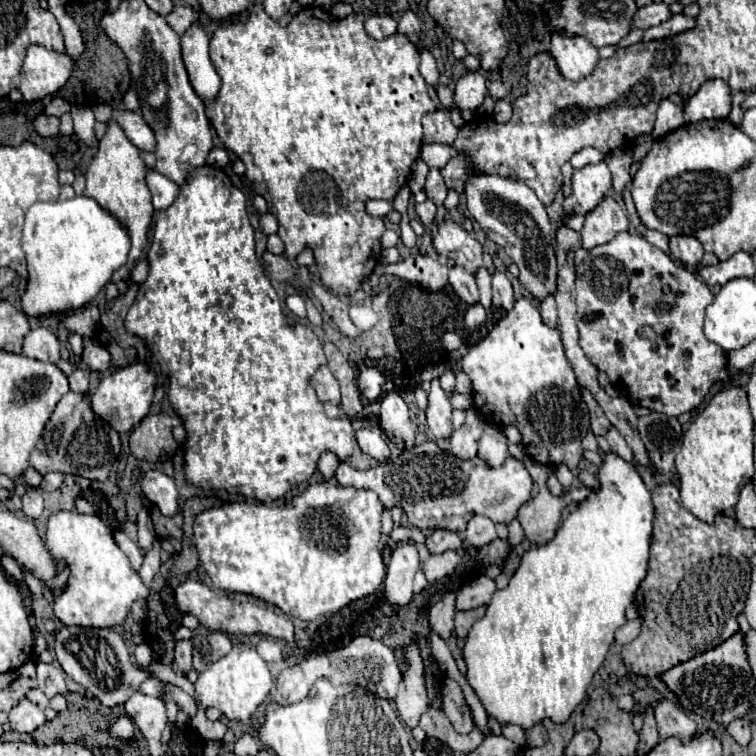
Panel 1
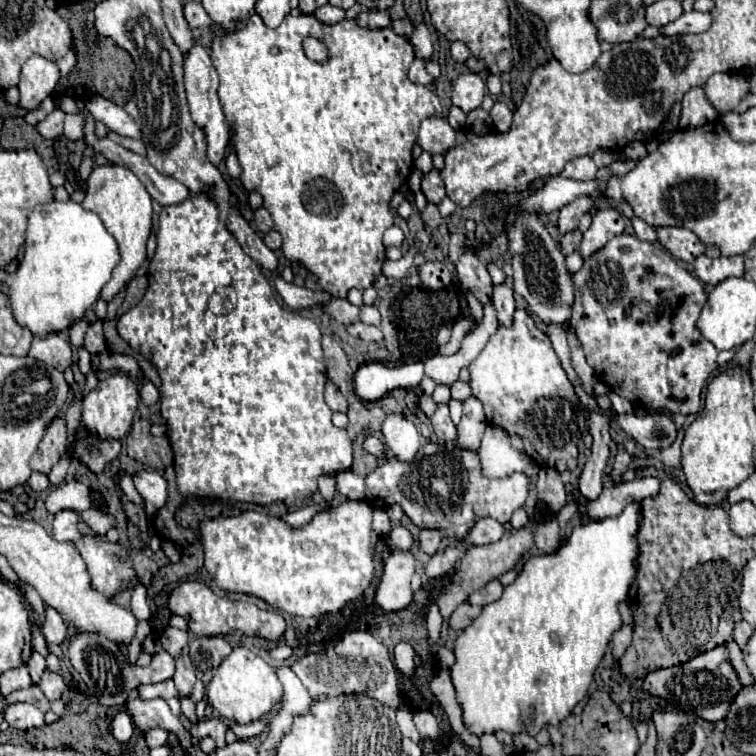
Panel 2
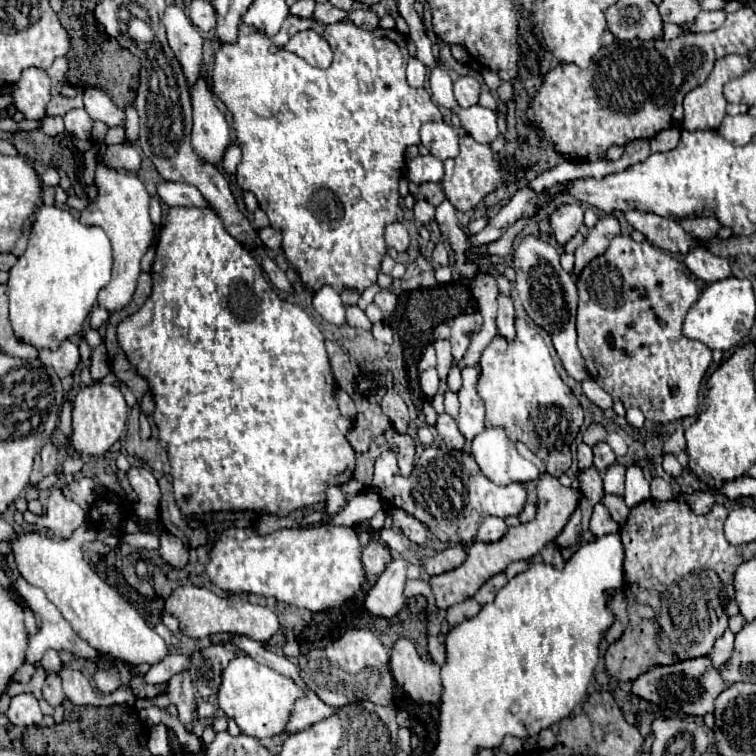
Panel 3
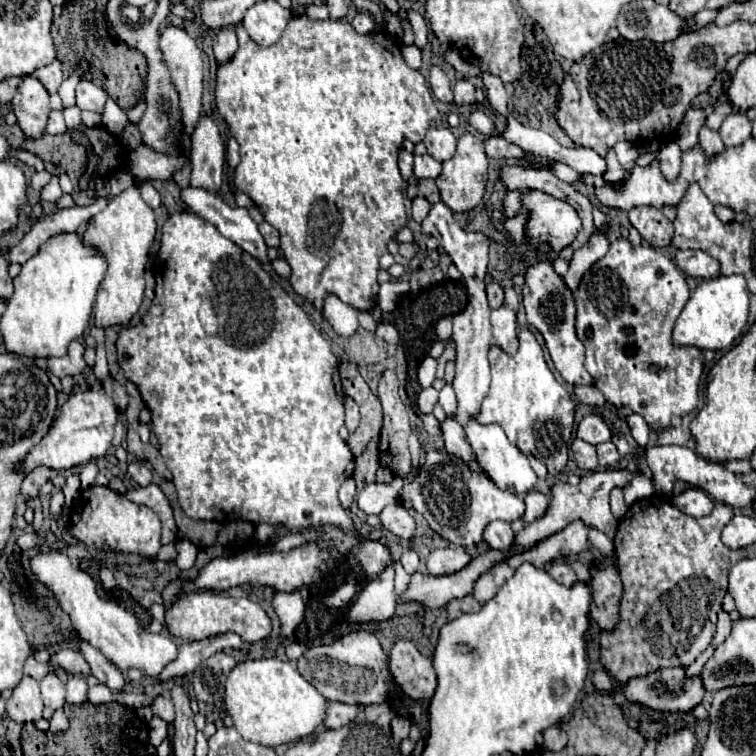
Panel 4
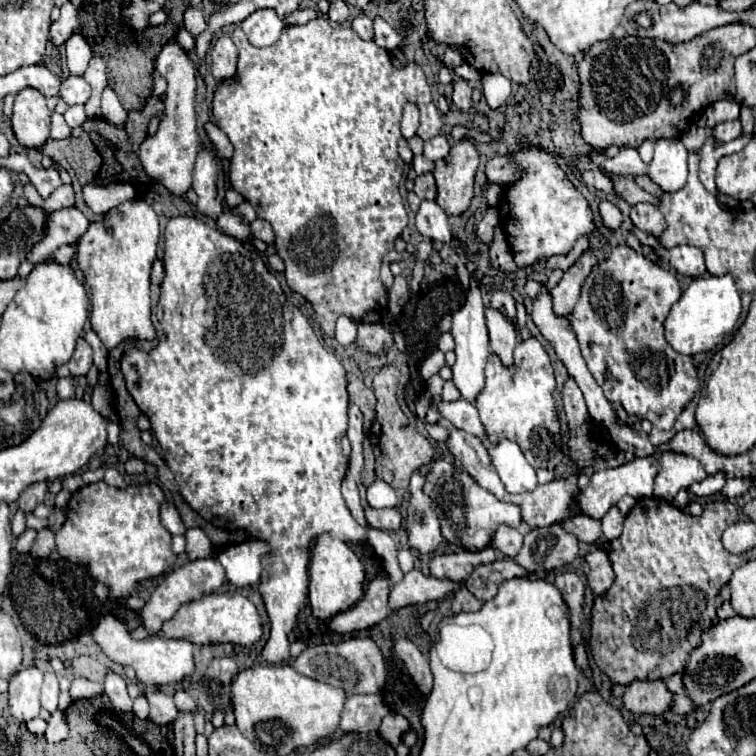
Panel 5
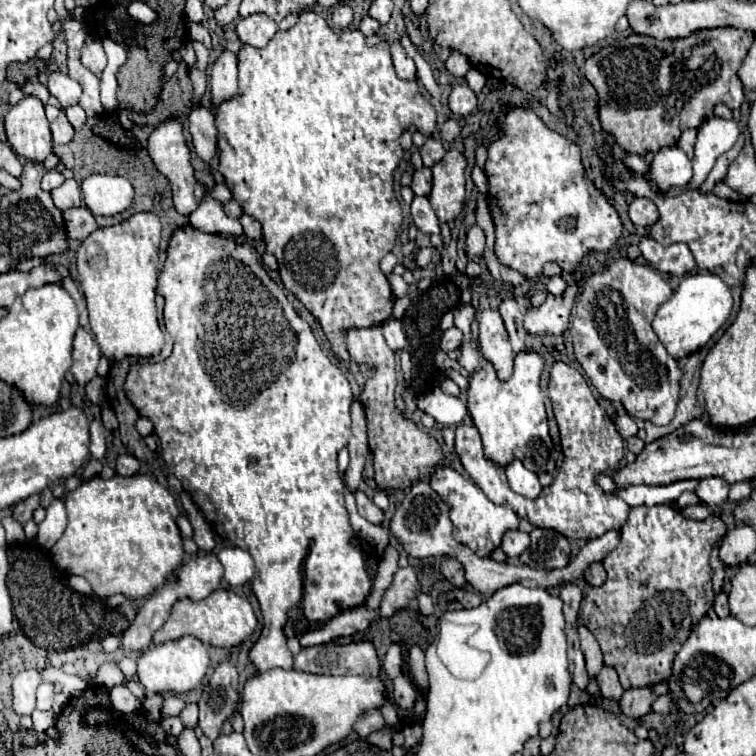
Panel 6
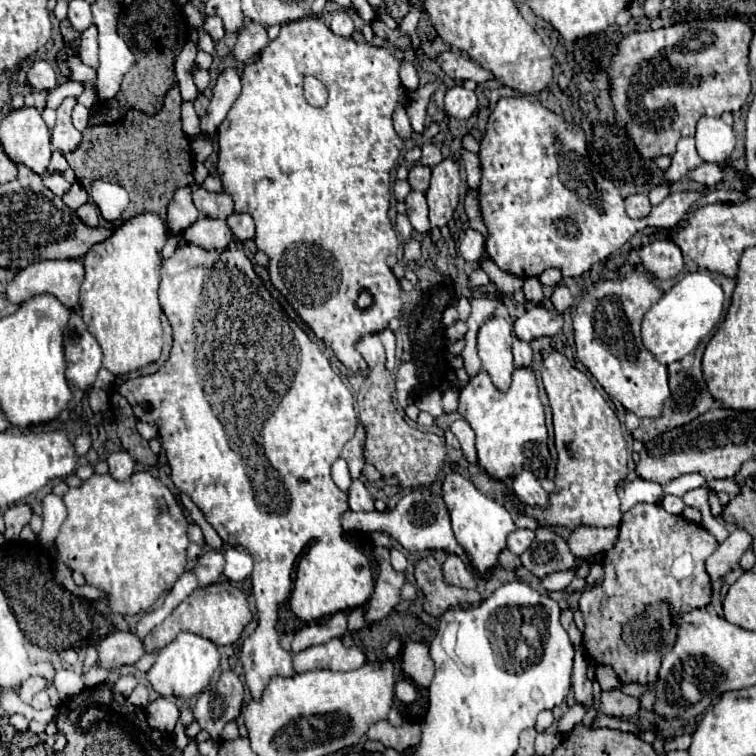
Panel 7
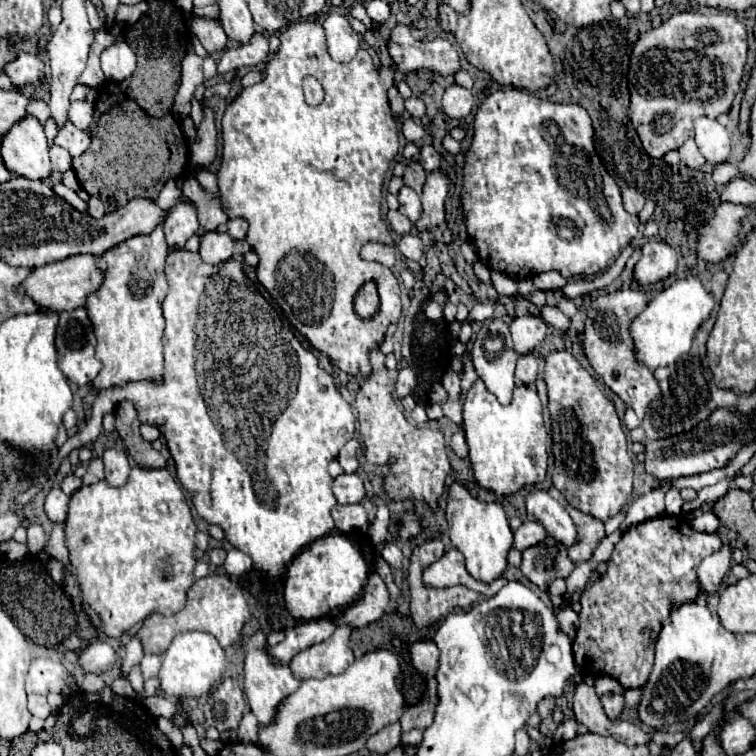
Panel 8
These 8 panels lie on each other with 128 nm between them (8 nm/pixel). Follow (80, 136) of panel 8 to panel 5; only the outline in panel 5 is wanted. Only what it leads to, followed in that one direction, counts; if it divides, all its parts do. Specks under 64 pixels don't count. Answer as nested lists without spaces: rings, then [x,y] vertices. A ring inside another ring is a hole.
[[[56,112],[52,114],[52,134],[50,136],[52,138],[68,138],[70,136],[70,128],[62,114],[56,114]]]

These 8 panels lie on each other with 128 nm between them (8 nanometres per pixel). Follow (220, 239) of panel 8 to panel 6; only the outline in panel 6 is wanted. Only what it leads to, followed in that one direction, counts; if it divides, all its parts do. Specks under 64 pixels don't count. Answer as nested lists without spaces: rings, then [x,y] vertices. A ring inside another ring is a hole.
[[[204,190],[204,198],[198,202],[198,208],[190,214],[190,224],[194,228],[200,228],[202,232],[212,232],[212,234],[230,234],[230,236],[244,234],[240,222],[230,220],[224,214],[222,202],[212,198],[208,190]]]

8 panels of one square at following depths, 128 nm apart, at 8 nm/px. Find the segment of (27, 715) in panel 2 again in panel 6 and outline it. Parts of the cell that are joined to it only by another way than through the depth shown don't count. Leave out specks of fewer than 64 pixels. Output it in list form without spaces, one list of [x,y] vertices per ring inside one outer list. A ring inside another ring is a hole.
[[[24,670],[14,678],[12,692],[14,692],[14,712],[20,714],[32,714],[36,708],[36,688],[40,686],[42,678],[38,670]]]

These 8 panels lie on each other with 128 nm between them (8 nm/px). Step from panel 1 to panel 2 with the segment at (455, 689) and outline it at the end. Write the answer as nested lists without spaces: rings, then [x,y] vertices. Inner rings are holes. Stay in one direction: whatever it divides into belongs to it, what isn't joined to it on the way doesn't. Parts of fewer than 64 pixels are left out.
[[[440,672],[434,680],[432,680],[432,692],[434,696],[438,698],[438,702],[442,704],[448,720],[450,720],[450,728],[456,736],[460,736],[462,742],[466,742],[476,754],[480,754],[480,744],[478,744],[478,736],[472,734],[464,720],[462,720],[462,708],[458,704],[458,698],[456,698],[456,690],[454,690],[454,684],[450,680],[450,672]]]

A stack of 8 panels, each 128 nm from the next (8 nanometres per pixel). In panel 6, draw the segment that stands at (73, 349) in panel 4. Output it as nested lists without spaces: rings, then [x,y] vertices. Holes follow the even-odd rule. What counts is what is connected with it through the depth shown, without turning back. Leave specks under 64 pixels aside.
[[[78,328],[74,336],[72,358],[74,358],[74,364],[68,370],[68,378],[76,384],[90,382],[96,376],[96,366],[100,360],[100,346],[84,328]]]

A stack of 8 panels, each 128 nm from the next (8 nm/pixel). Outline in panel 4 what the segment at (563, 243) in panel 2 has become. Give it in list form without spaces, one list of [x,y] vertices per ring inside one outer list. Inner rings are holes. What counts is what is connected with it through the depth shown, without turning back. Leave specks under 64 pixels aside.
[[[508,166],[508,168],[502,170],[500,180],[506,184],[508,190],[520,190],[520,188],[532,190],[534,188],[534,190],[546,192],[554,198],[562,198],[564,202],[574,206],[574,210],[578,212],[578,216],[582,220],[582,230],[578,232],[574,242],[560,252],[560,256],[566,262],[572,258],[574,250],[582,248],[588,242],[588,238],[592,236],[592,232],[596,230],[596,226],[592,224],[592,204],[590,204],[590,200],[584,198],[582,194],[578,194],[572,184],[558,180],[550,170],[534,168],[534,166]]]

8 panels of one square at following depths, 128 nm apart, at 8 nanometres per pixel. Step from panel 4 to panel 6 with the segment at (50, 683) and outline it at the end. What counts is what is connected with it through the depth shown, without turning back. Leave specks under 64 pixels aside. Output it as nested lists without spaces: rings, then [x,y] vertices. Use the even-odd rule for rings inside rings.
[[[44,682],[38,688],[38,710],[50,710],[54,702],[54,684]]]

